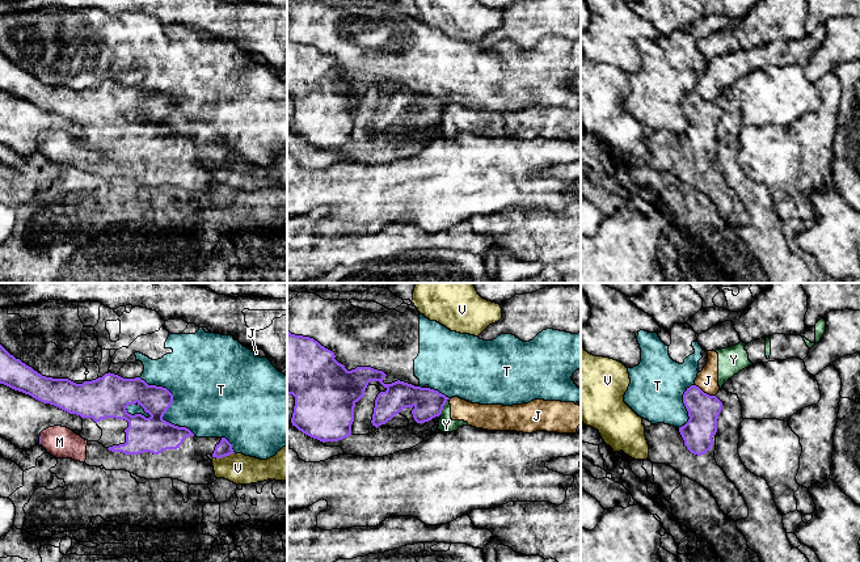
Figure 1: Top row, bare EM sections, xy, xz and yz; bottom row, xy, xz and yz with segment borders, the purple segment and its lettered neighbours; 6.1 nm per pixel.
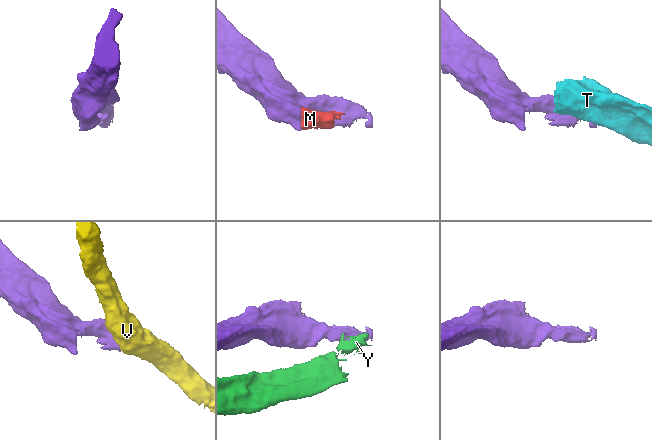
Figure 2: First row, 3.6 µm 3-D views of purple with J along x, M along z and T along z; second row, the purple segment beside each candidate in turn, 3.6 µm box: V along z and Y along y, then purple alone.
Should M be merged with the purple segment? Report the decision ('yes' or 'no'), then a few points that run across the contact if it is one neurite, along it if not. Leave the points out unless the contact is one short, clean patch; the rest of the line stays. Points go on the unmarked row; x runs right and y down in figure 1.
yes

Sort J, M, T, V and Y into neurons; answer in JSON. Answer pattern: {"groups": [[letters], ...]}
{"groups": [["J", "Y"], ["M"], ["T"], ["V"]]}

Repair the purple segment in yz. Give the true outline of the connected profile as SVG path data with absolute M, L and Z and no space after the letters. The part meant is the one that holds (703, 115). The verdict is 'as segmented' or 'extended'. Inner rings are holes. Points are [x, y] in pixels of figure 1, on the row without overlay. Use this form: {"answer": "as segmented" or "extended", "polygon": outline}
{"answer": "extended", "polygon": "M691 92L683 101L688 128L682 134L665 130L645 135L649 166L666 170L682 182L700 190L732 227L749 223L749 214L735 191L714 166L717 126L722 109L716 102Z"}

